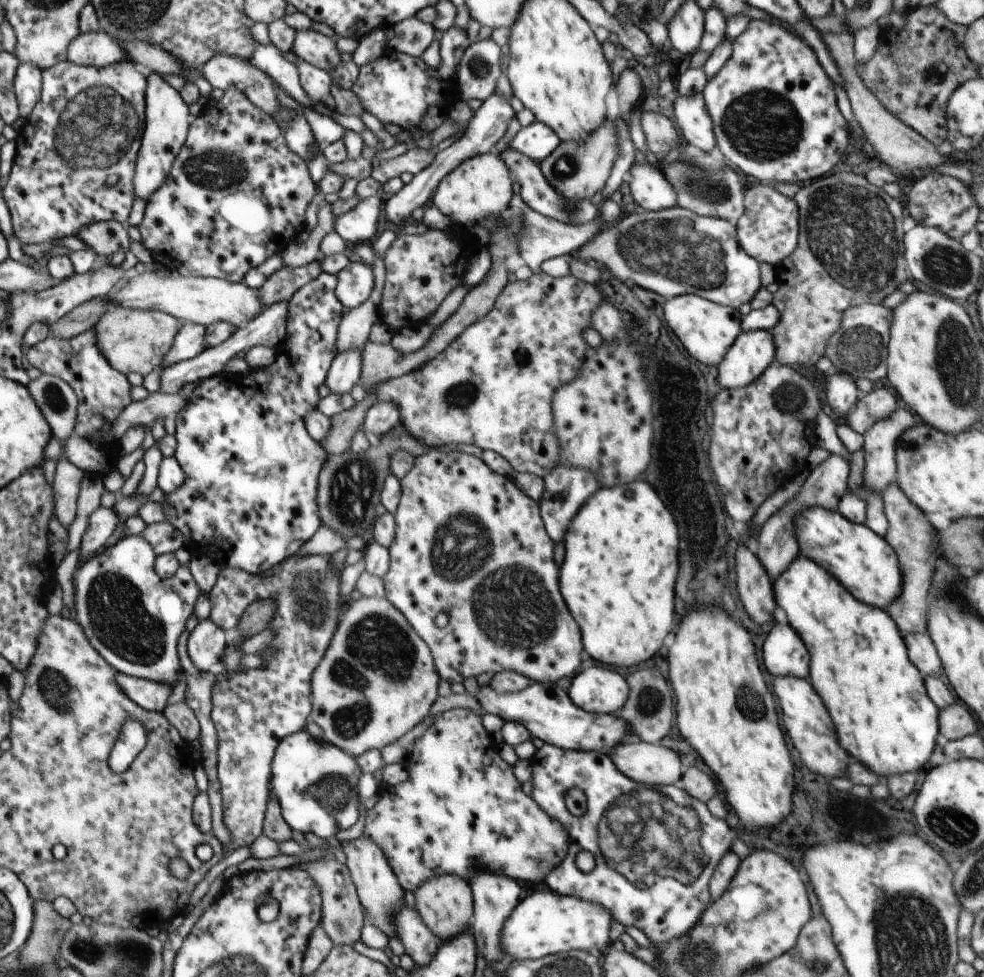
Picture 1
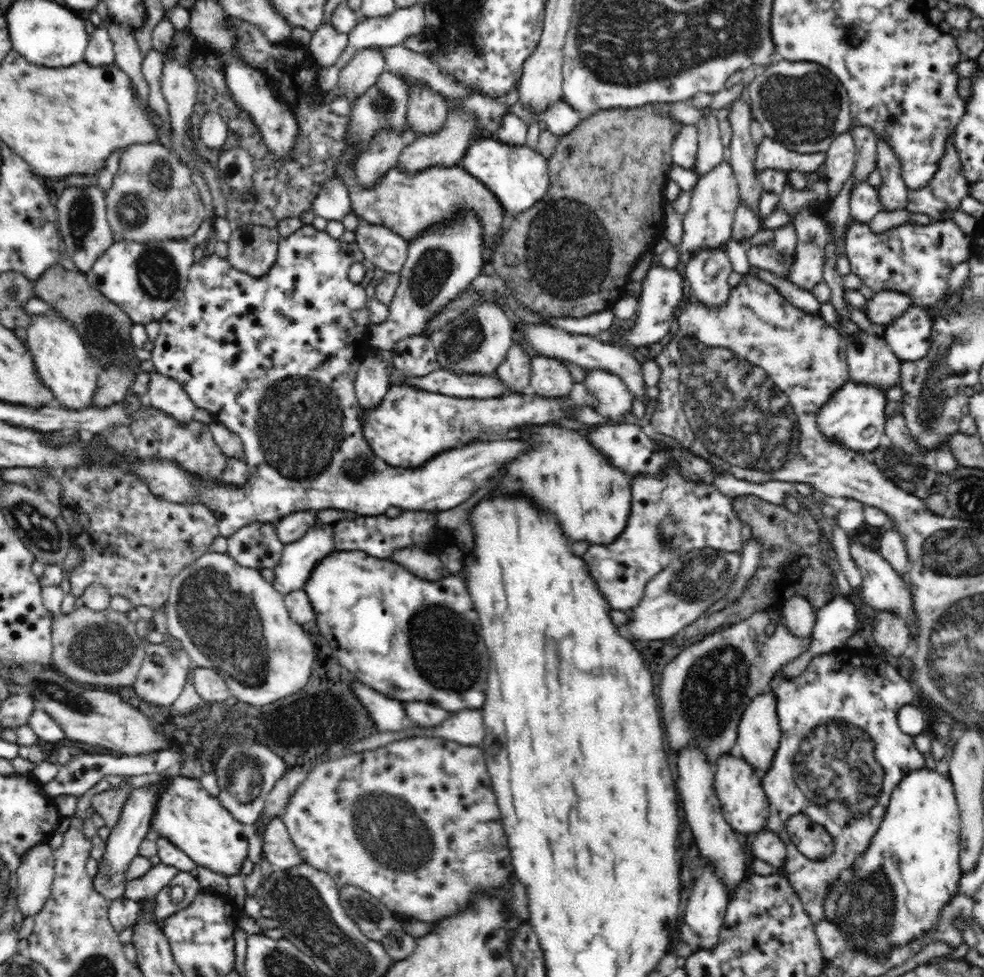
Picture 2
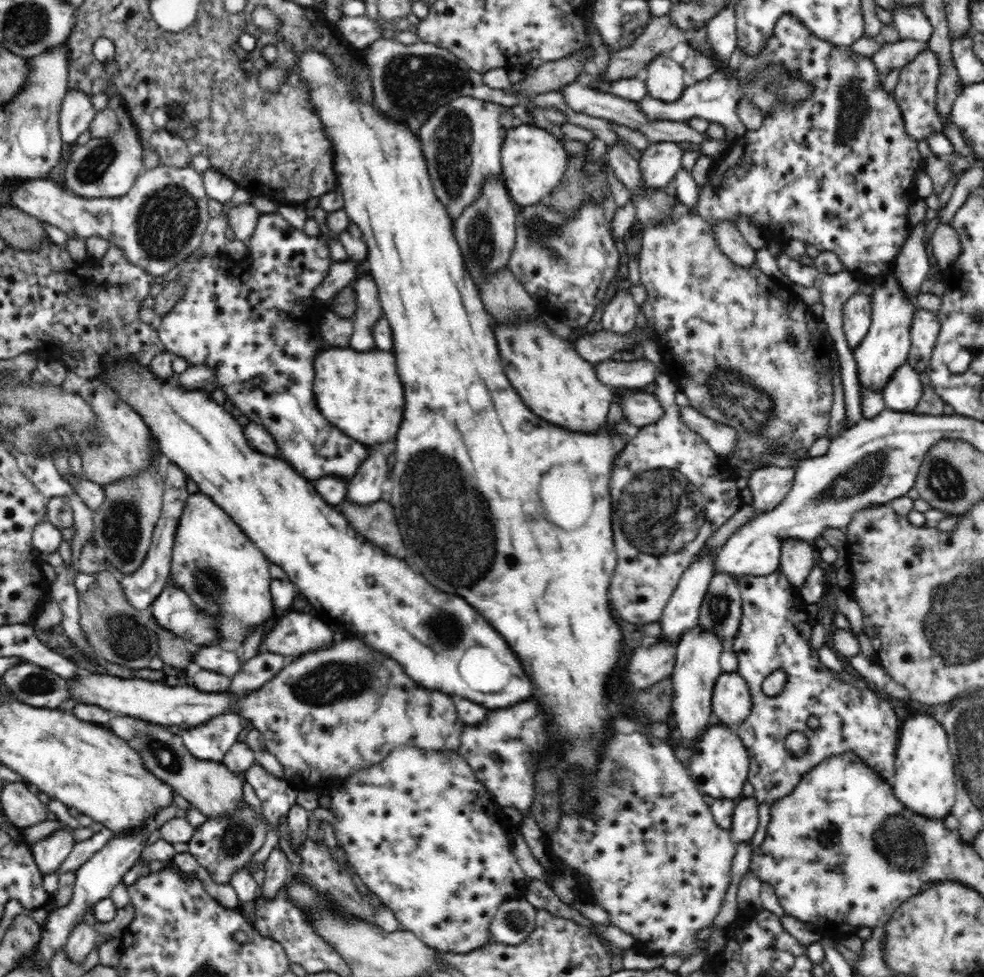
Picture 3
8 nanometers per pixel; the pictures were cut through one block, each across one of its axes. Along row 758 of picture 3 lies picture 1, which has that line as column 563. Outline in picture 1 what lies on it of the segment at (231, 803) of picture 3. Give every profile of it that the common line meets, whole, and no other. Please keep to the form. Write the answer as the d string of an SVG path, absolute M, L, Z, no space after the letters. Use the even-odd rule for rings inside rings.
M607 118L587 139L561 142L539 165L546 180L563 196L567 204L576 205L580 201L589 201L596 192L604 188L617 154L616 129Z

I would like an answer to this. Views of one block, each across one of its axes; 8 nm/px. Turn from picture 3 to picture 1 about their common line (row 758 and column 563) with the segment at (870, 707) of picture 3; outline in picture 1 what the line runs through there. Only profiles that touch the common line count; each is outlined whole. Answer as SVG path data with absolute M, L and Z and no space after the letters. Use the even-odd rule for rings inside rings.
M545 743L541 748L536 749L534 756L528 761L531 764L533 770L533 784L534 791L531 797L538 803L539 807L551 816L551 819L559 820L562 826L568 831L570 839L569 851L566 858L562 862L554 867L544 880L543 888L552 890L559 895L570 895L578 897L579 899L601 904L608 912L610 912L612 918L627 926L635 926L646 934L646 936L654 944L666 944L672 939L677 939L678 936L688 935L690 930L698 924L702 913L707 907L711 905L712 897L709 893L709 882L718 866L718 863L722 860L726 853L730 852L732 842L736 840L736 832L726 823L725 819L715 817L707 807L707 803L703 803L701 800L689 795L684 789L678 789L674 785L665 785L661 789L655 788L643 788L639 782L628 778L625 774L622 774L613 763L609 754L603 751L575 751L564 750L563 748ZM569 788L578 788L582 790L587 798L587 808L582 816L572 815L568 809L566 809L566 803L564 803L564 796L568 793ZM581 850L587 850L591 852L596 859L596 866L592 872L584 874L577 866L575 858L578 852ZM634 912L642 912L640 918L634 916Z

